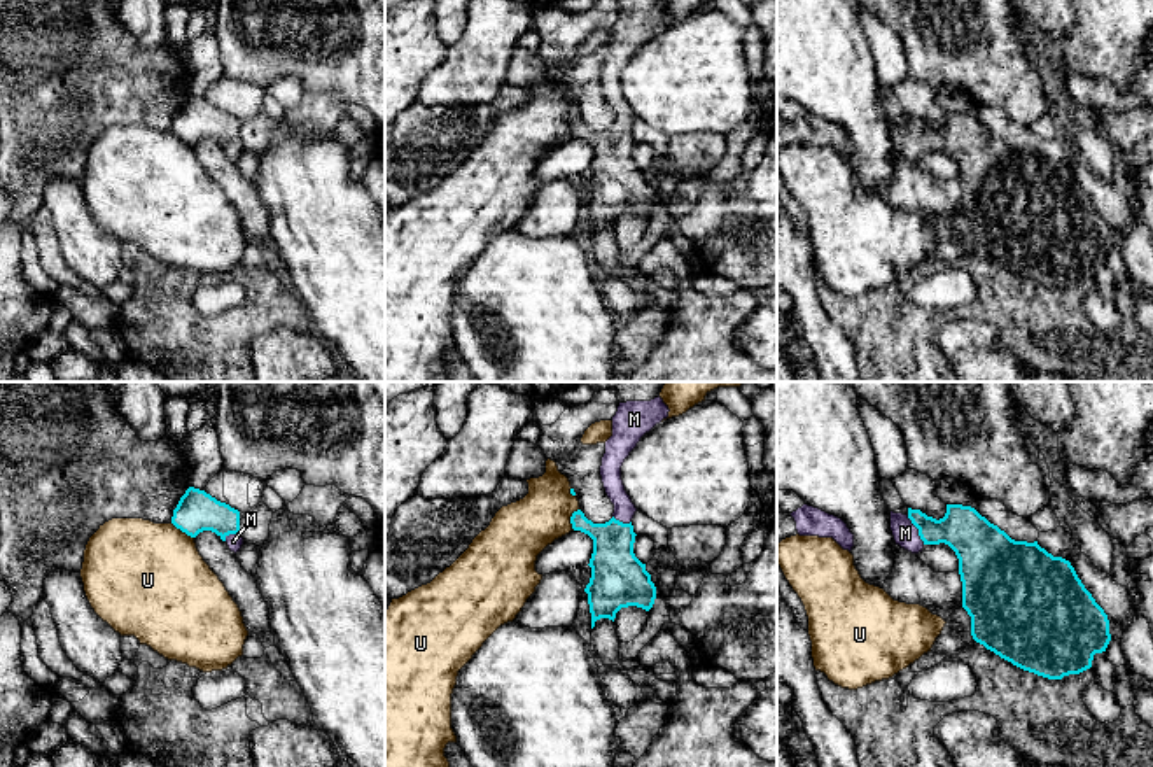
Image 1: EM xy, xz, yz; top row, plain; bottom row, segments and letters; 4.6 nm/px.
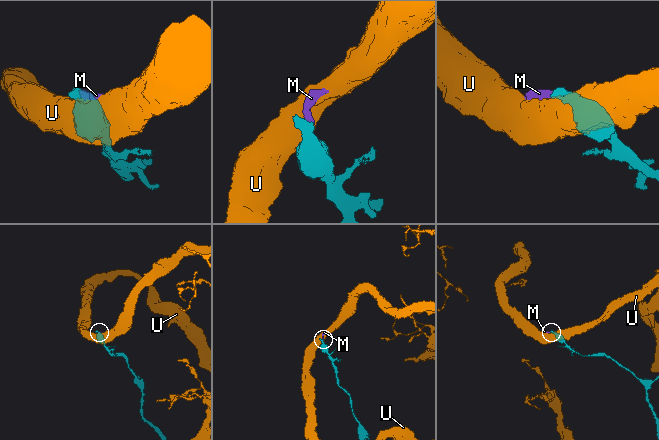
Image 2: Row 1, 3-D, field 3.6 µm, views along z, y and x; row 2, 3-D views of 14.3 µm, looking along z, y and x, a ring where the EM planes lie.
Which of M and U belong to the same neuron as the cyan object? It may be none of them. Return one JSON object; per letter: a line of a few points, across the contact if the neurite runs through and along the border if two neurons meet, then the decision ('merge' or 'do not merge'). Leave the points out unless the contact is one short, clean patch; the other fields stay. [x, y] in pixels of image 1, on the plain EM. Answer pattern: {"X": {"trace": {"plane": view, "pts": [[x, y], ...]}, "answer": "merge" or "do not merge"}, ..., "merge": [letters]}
{"M": {"trace": {"plane": "yz", "pts": [[970, 142], [917, 135], [905, 140]]}, "answer": "merge"}, "U": {"answer": "do not merge"}, "merge": ["M"]}

